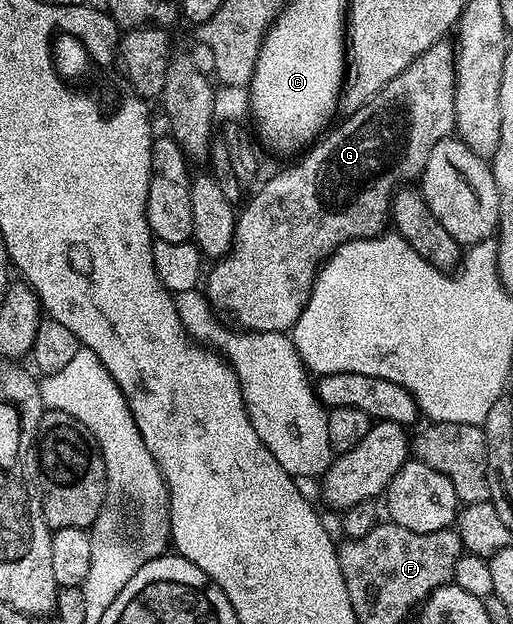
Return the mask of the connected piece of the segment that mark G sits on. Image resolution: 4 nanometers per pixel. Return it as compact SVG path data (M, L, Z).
M445 39L434 43L434 47L422 51L422 55L418 55L418 59L414 59L414 63L410 63L410 67L406 67L406 71L402 71L402 75L390 79L390 83L386 83L386 87L382 87L382 91L378 91L362 107L358 107L358 111L347 114L347 116L343 118L345 121L342 122L332 134L329 132L323 140L313 144L311 148L303 154L305 157L302 158L297 165L292 165L289 169L284 169L281 173L274 174L269 181L265 181L265 179L261 180L258 188L255 190L257 193L249 199L248 206L246 206L245 209L241 208L239 210L236 219L234 239L232 240L232 250L230 250L225 257L219 258L219 260L213 264L216 266L214 266L212 270L207 270L206 281L208 277L208 289L206 288L206 296L209 305L221 314L229 313L229 315L237 321L235 324L244 331L283 333L292 330L296 325L298 315L302 315L302 311L310 299L312 285L316 281L316 275L321 264L327 261L328 257L339 245L344 245L346 242L353 241L354 239L379 237L381 233L385 232L386 222L390 217L392 194L395 193L397 189L415 182L420 174L424 172L426 159L430 159L430 151L434 151L434 147L442 139L453 136L456 127L456 120L454 119L455 86L456 51L453 42Z

